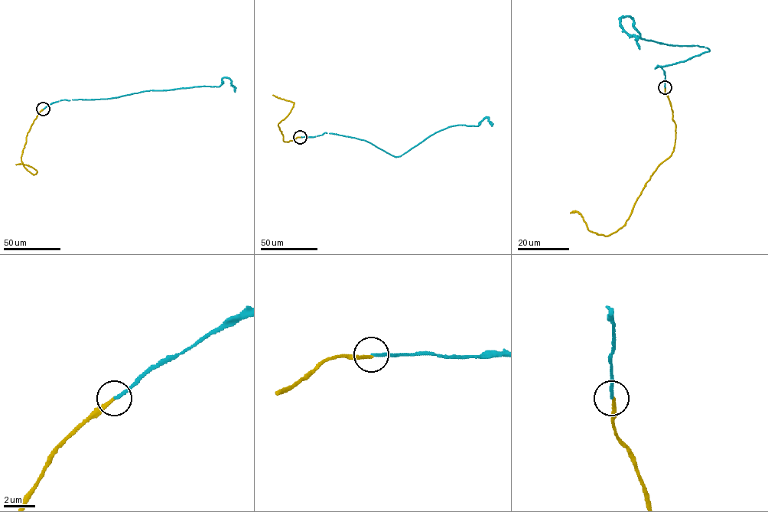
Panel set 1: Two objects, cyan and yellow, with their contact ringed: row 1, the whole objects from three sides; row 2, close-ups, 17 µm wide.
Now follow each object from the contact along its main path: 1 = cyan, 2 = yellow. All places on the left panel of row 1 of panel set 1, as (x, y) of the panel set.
1: (43, 109), (62, 99), (108, 99), (151, 90), (219, 86), (223, 77), (231, 80), (235, 92)
2: (43, 109), (27, 133), (21, 159), (30, 173), (34, 174), (37, 172), (25, 164), (16, 164)

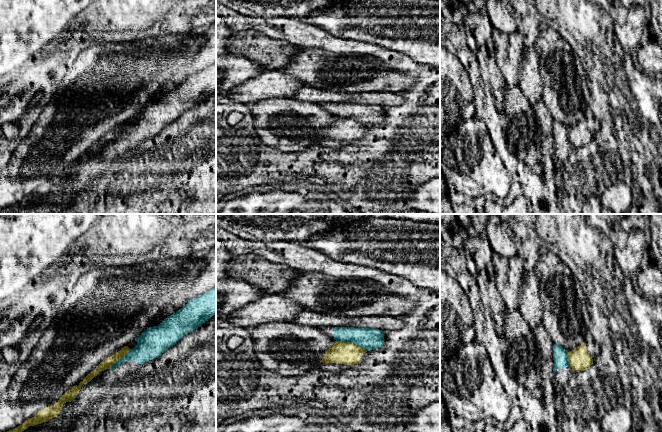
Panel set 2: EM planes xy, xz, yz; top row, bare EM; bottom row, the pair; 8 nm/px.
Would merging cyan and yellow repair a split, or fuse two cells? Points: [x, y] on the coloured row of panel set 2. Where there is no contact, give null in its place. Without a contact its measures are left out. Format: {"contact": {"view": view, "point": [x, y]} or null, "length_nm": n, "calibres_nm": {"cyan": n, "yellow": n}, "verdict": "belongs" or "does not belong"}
{"contact": {"view": "xz", "point": [352, 342]}, "length_nm": 260, "calibres_nm": {"cyan": 180, "yellow": 180}, "verdict": "does not belong"}

